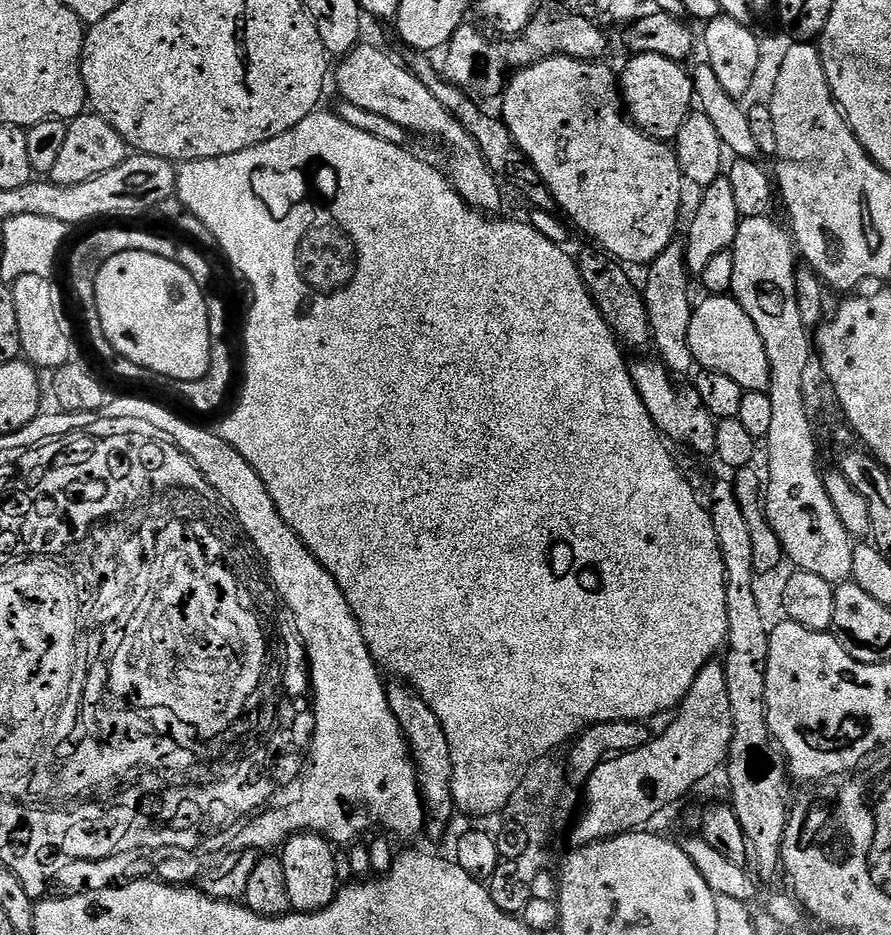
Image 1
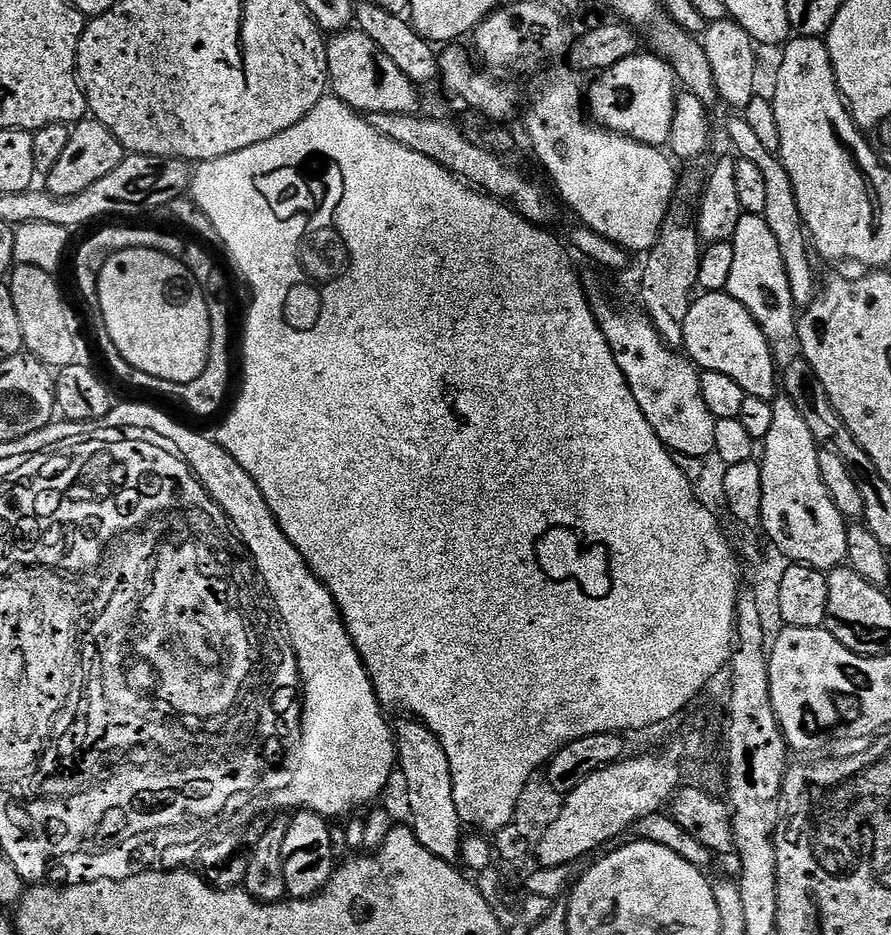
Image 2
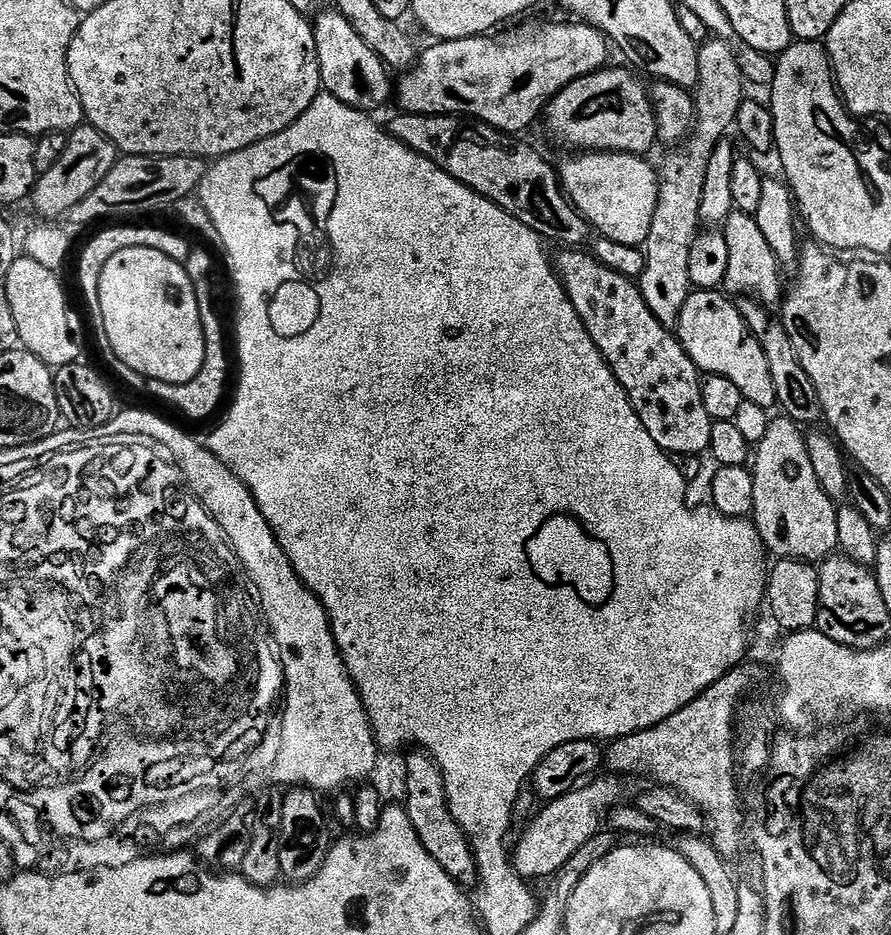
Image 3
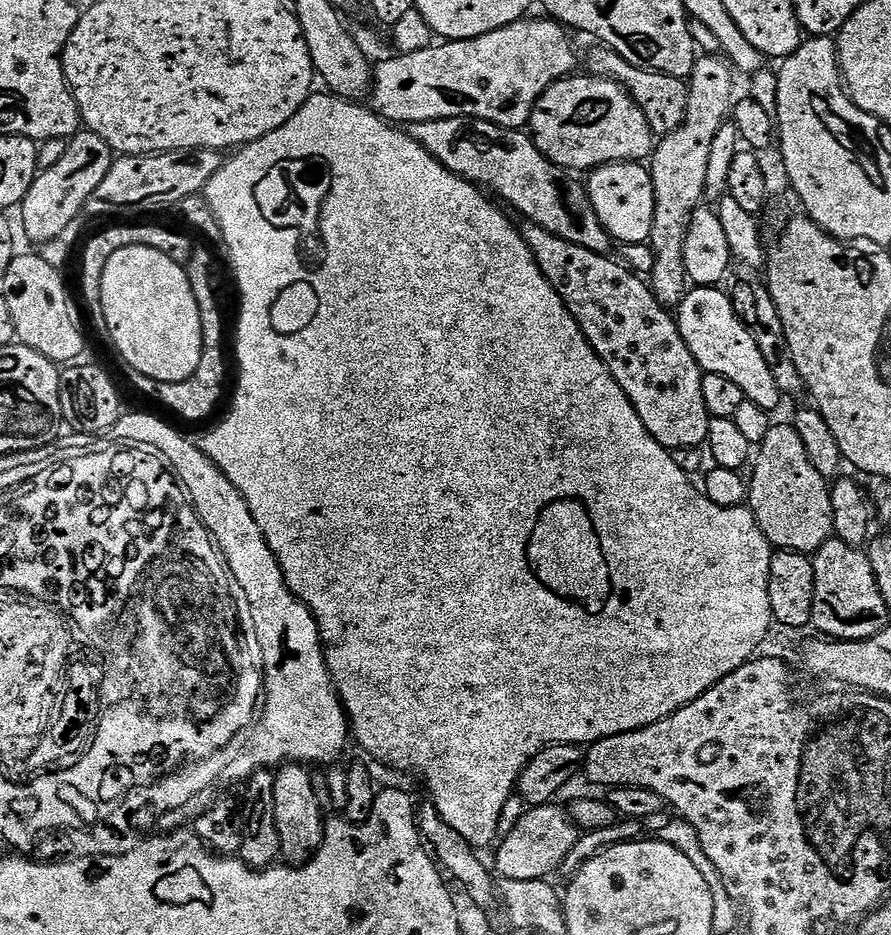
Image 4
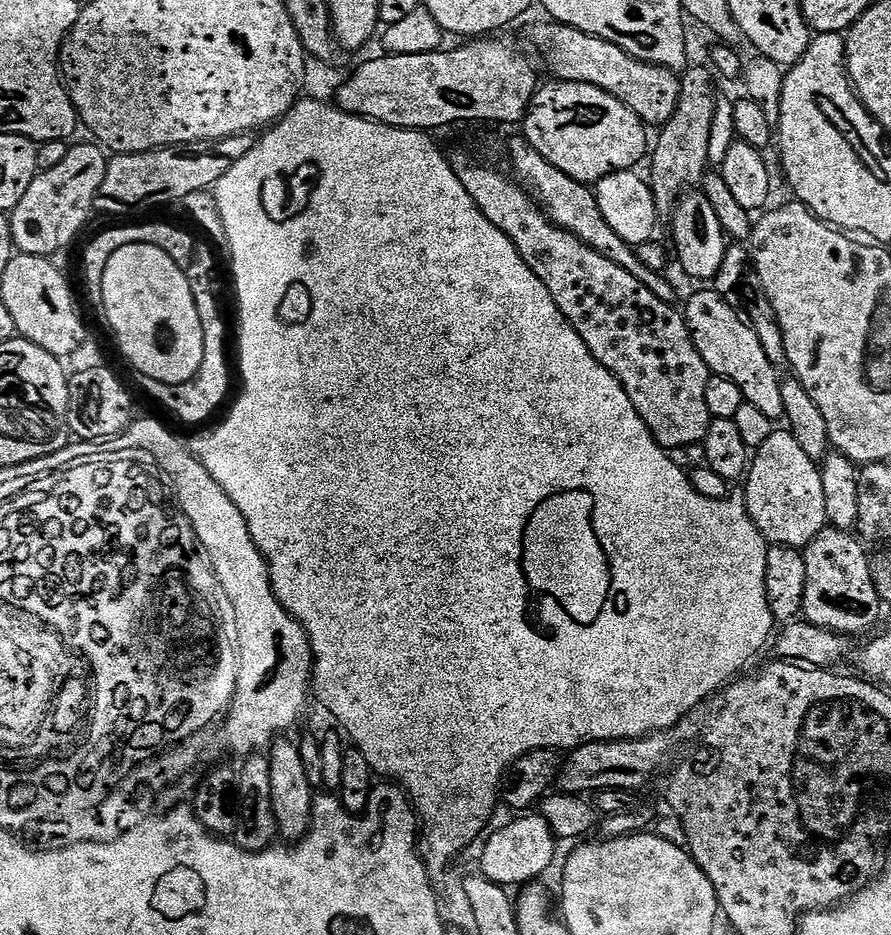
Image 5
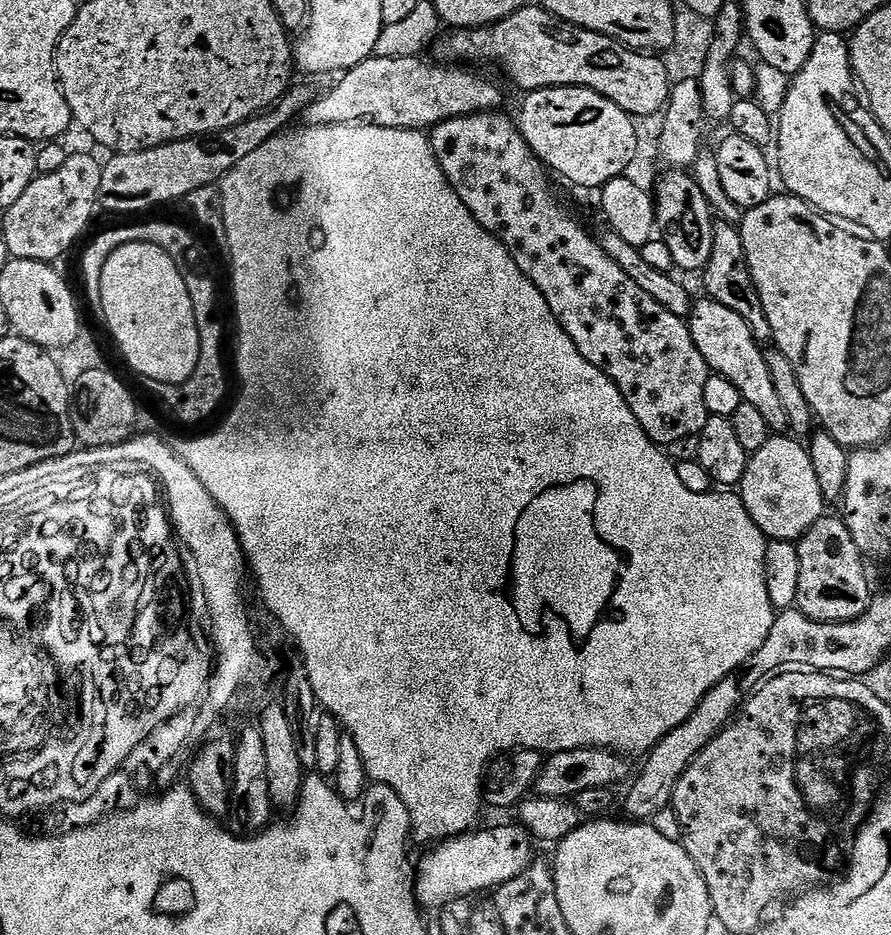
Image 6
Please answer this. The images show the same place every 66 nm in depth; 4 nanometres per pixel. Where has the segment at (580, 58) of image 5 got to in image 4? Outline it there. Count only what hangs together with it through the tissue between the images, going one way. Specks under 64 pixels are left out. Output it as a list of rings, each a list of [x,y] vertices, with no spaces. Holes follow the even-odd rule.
[[[596,46],[593,50],[590,72],[593,76],[601,76],[603,80],[614,80],[618,84],[623,84],[628,89],[628,93],[632,95],[637,106],[646,114],[652,127],[653,137],[669,136],[671,132],[678,130],[678,126],[682,126],[686,118],[686,102],[688,101],[688,85],[685,81],[674,78],[670,74],[652,72],[646,67],[634,66],[626,62],[626,58],[619,56],[613,48],[603,46]]]

